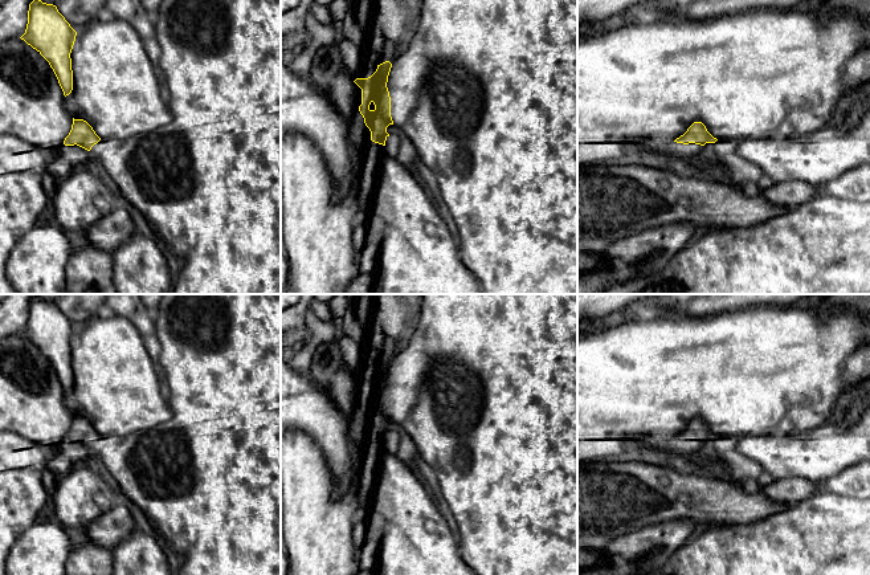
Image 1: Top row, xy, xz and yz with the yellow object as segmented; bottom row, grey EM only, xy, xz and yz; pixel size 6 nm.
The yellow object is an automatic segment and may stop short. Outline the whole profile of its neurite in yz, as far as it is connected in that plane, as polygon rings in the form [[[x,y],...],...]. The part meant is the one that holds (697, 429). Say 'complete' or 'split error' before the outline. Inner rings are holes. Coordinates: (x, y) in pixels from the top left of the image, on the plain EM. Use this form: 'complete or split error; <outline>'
split error; [[[694,419],[687,428],[677,435],[674,439],[648,439],[638,441],[638,446],[642,446],[648,454],[654,454],[657,450],[673,453],[673,454],[694,454],[706,440],[715,440],[714,435],[702,419]]]

